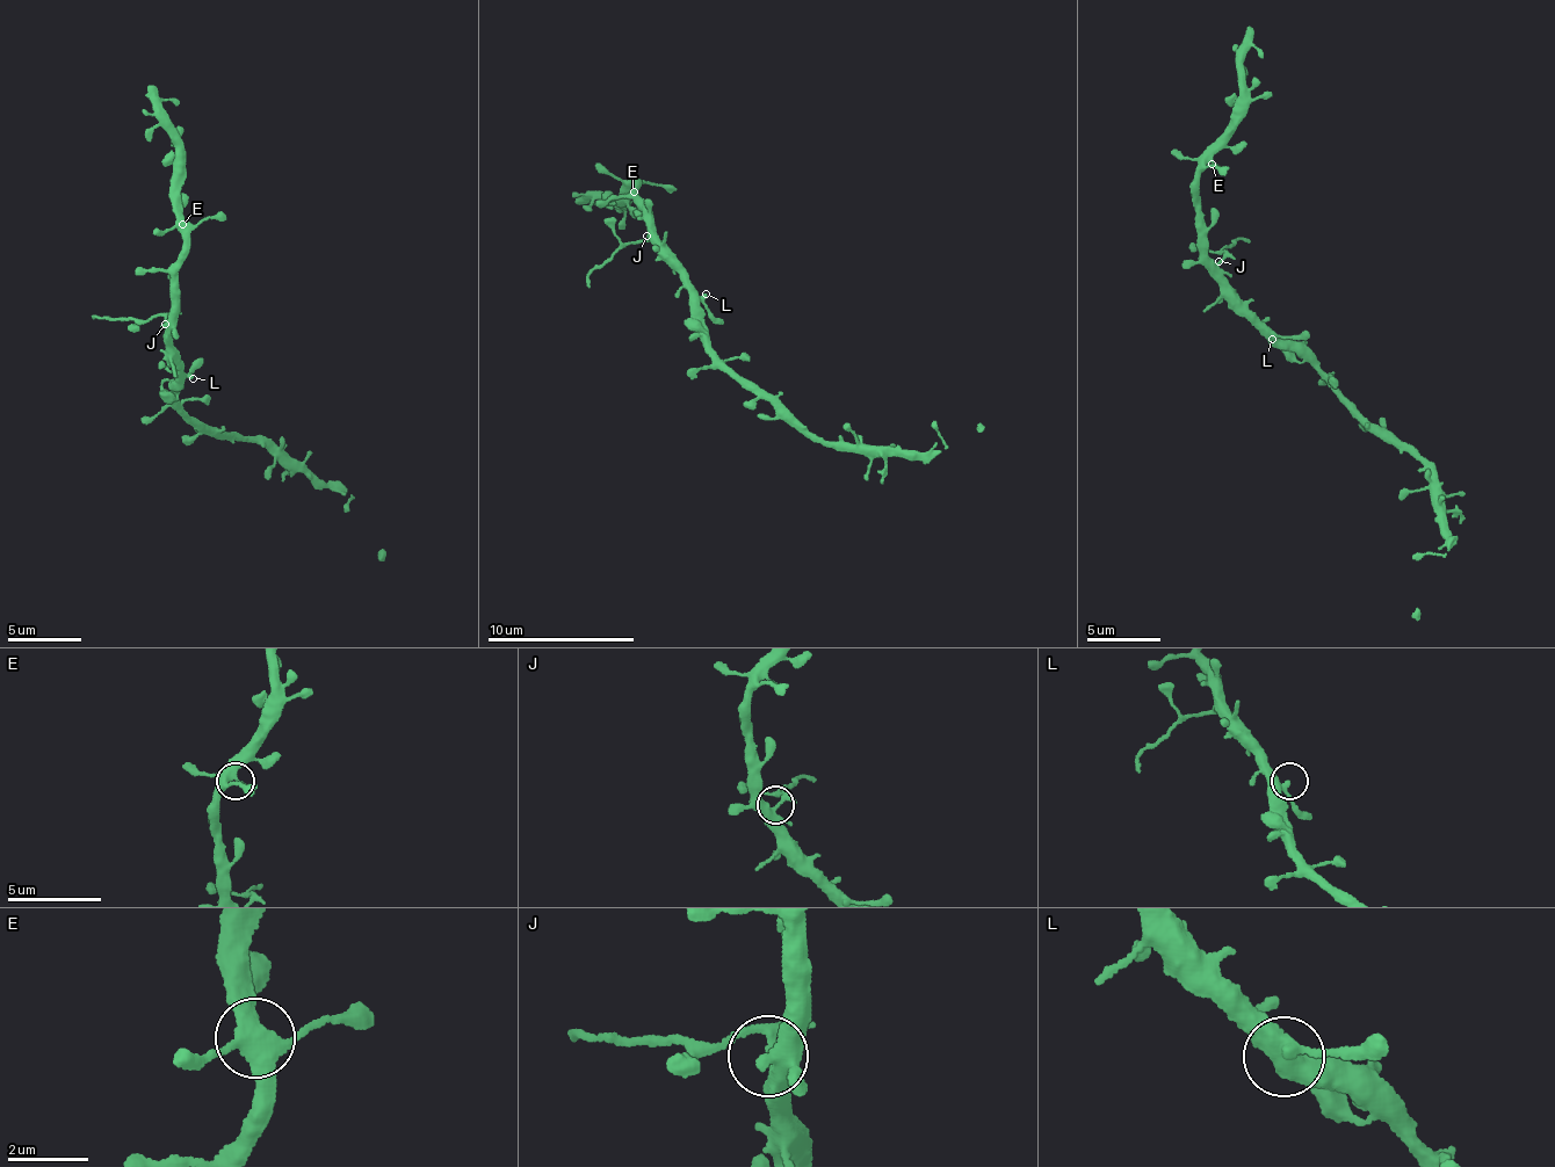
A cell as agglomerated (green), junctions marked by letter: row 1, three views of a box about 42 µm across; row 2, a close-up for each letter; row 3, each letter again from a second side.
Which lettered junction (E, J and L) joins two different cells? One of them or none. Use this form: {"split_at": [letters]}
{"split_at": ["J"]}

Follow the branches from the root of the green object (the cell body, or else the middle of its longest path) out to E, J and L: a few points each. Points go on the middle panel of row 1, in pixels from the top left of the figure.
E: (703, 319), (693, 292), (659, 246), (651, 216), (633, 181), (634, 191)
J: (703, 319), (693, 292), (684, 283), (681, 274), (648, 234)
L: (703, 319), (700, 303), (706, 294)

